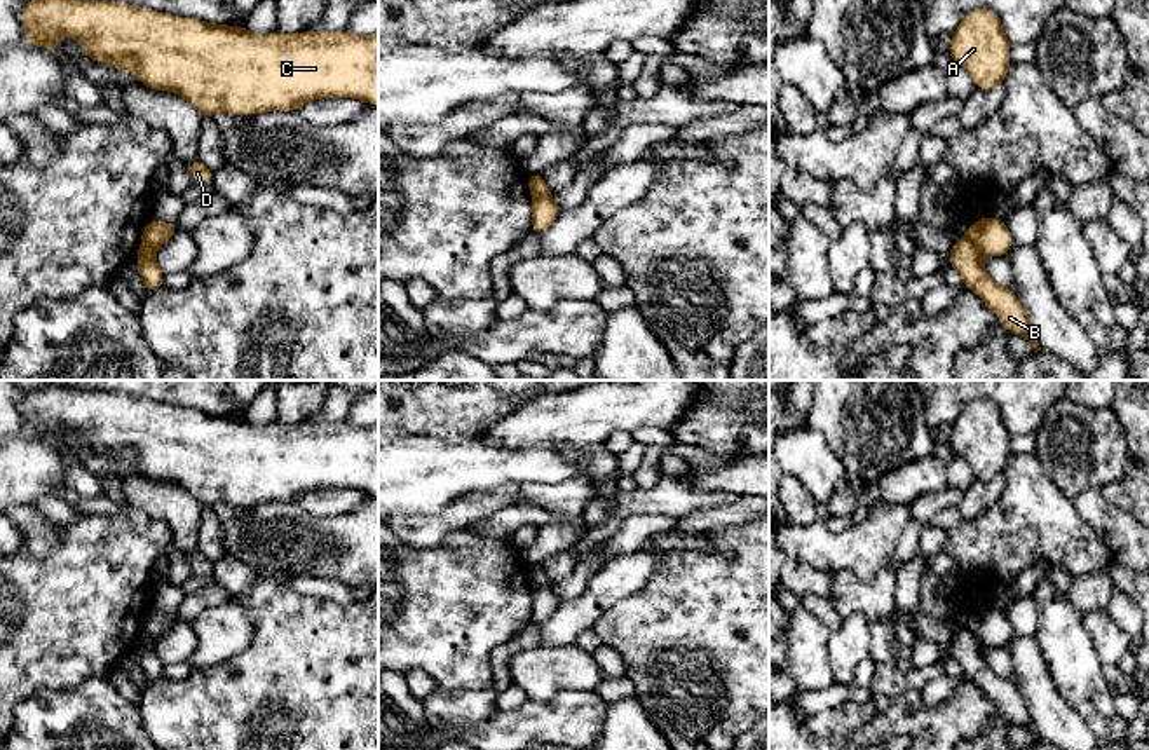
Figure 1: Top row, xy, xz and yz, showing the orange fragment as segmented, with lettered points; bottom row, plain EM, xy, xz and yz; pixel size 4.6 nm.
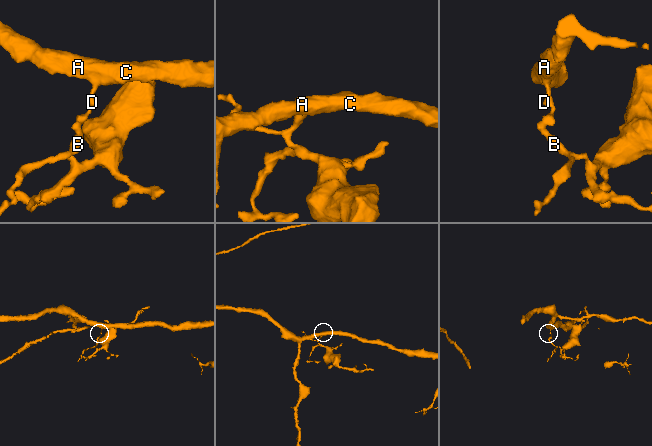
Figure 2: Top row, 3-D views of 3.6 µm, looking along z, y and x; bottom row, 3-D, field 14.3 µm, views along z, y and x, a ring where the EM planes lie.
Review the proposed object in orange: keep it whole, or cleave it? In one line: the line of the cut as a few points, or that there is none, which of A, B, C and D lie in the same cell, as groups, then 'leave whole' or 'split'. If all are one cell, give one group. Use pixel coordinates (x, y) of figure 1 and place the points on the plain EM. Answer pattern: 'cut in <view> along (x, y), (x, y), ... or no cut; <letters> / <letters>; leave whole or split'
cut in yz along (965, 627), (982, 644); A C D / B; split

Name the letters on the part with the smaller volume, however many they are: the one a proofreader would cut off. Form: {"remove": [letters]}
{"remove": ["B"]}

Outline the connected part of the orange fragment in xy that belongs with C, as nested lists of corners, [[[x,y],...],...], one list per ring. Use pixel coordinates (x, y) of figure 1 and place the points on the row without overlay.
[[[49,382],[26,392],[21,413],[24,433],[61,447],[56,440],[59,429],[80,431],[82,443],[92,452],[131,462],[153,481],[173,481],[209,509],[220,501],[234,506],[289,502],[319,488],[356,488],[378,497],[378,422],[368,427],[347,420],[255,426],[237,415],[214,415],[122,392]]]

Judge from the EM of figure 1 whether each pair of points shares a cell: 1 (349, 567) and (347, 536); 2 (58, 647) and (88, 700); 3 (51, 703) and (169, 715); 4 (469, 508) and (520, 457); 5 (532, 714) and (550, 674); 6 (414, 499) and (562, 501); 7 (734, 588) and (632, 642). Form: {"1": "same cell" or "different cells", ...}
{"1": "same cell", "2": "different cells", "3": "different cells", "4": "different cells", "5": "different cells", "6": "different cells", "7": "same cell"}

